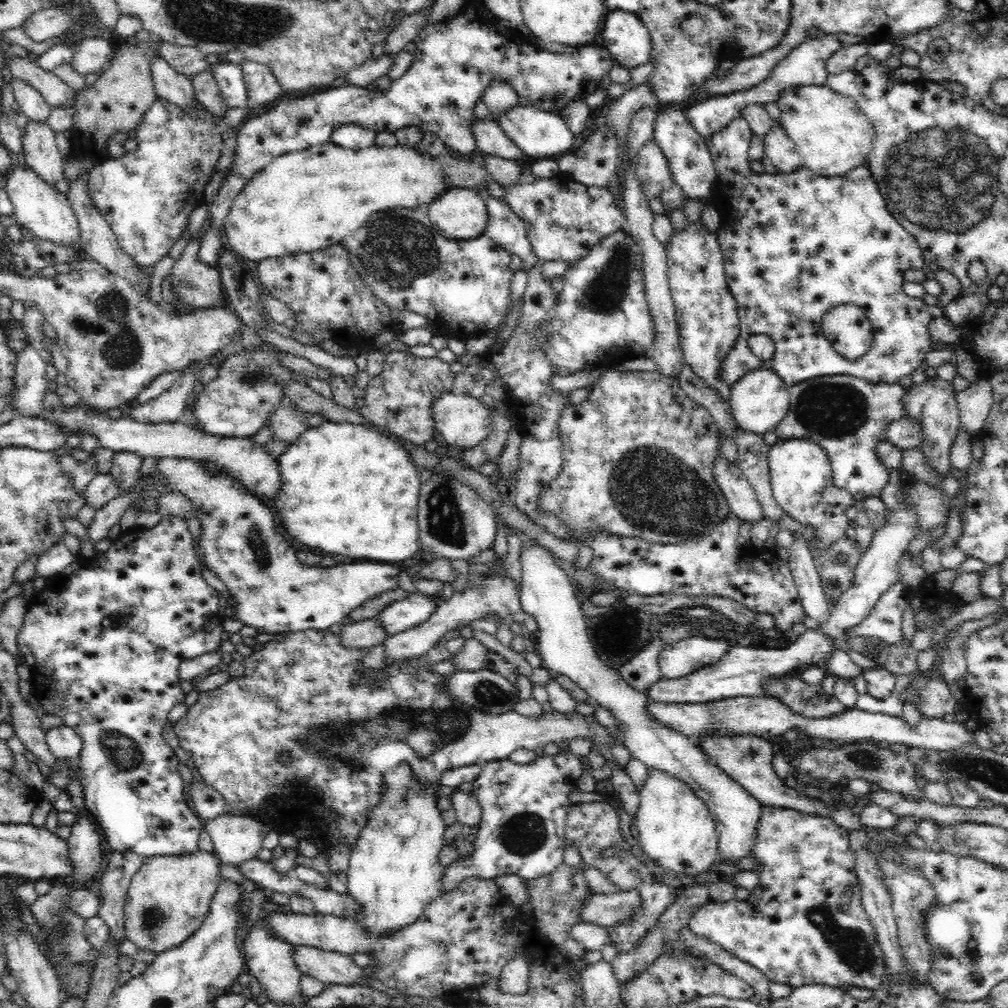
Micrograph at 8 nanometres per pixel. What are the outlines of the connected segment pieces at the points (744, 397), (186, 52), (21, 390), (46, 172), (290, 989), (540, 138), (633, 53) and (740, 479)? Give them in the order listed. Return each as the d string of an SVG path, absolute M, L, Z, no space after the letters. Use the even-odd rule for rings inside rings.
M760 368L756 371L745 373L743 378L731 386L729 406L735 424L742 431L764 435L773 431L775 426L786 416L789 408L789 392L784 381L776 373Z
M161 41L159 56L174 71L189 78L209 67L206 65L206 55L202 51L192 47L178 46Z
M25 349L18 354L16 362L14 404L20 416L33 418L43 409L43 400L47 391L46 363L38 351Z
M29 118L25 128L22 150L28 166L57 191L66 194L69 184L62 173L62 154L54 141L56 133L47 122Z
M260 922L248 932L242 947L245 958L246 970L258 978L262 991L269 1000L277 1004L300 1004L302 993L300 992L300 977L303 975L298 971L294 959L292 959L292 944L273 936Z
M517 104L510 110L492 118L500 125L504 134L514 142L526 156L537 160L551 160L568 153L574 144L573 130L560 118L560 115Z
M610 10L600 28L602 45L621 67L632 69L646 64L653 49L649 30L630 12Z
M722 453L718 454L712 462L712 477L731 514L735 514L741 522L756 523L762 519L756 493L736 462L730 462Z

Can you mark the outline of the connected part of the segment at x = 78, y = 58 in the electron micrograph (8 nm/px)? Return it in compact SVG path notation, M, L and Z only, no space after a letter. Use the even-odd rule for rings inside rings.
M102 37L84 38L74 49L71 67L82 76L90 72L99 73L106 67L113 54L110 42Z

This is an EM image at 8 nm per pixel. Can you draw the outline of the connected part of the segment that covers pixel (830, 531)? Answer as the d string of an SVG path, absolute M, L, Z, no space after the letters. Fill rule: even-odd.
M804 439L778 440L769 446L766 463L774 499L785 514L816 528L815 538L819 548L834 544L840 536L850 531L849 519L844 511L857 502L846 489L836 488L836 484L832 483L830 461L820 445Z

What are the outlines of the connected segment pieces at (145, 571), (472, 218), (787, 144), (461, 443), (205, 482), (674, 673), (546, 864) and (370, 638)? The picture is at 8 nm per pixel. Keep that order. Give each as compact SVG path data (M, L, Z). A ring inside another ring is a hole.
M179 516L162 517L155 526L147 529L122 530L120 536L113 539L109 548L104 552L98 552L92 558L78 558L67 569L50 577L47 582L39 584L32 598L27 599L27 611L25 619L17 635L17 645L20 653L31 652L35 656L35 663L30 666L30 681L33 689L33 704L42 707L44 714L56 715L62 721L62 725L71 726L81 735L83 747L77 761L77 780L82 786L84 797L84 809L96 820L96 824L104 834L104 840L110 845L111 851L131 851L142 858L156 856L184 856L196 853L198 840L203 827L202 820L192 812L186 798L184 798L184 782L178 771L180 762L162 735L162 730L168 720L168 713L173 706L184 702L186 693L180 687L178 666L184 660L190 660L203 654L215 653L222 641L224 632L222 622L222 598L221 594L212 586L208 586L201 576L201 567L193 549L194 541L188 531L186 521Z
M452 187L432 201L430 220L442 236L452 239L470 240L484 234L488 222L488 211L484 195L477 190Z
M770 120L770 130L762 136L762 142L764 148L761 157L768 157L775 164L778 172L788 174L803 166L796 145L780 122Z
M452 391L442 392L430 404L430 415L434 419L434 429L442 435L444 443L458 450L468 450L478 446L488 435L490 426L489 409L480 399Z
M162 458L159 459L157 464L157 472L160 472L167 478L171 490L181 492L184 496L187 496L189 502L193 503L193 508L197 508L197 518L201 522L201 540L200 548L202 554L204 554L204 562L216 573L216 576L222 580L226 585L229 592L232 592L231 596L236 600L236 614L235 618L243 622L246 626L252 626L256 628L259 634L276 634L276 632L298 632L305 631L306 629L312 629L313 631L323 631L330 628L332 624L338 624L352 612L353 608L358 608L363 602L372 600L372 597L380 596L383 592L400 588L399 586L399 573L400 571L390 565L390 563L375 563L374 561L354 562L354 564L340 564L336 566L312 566L312 568L320 568L320 572L316 570L310 570L308 566L300 564L300 561L296 559L296 549L292 548L290 542L286 542L286 538L278 532L278 526L276 526L276 518L274 514L264 506L264 501L257 497L253 493L248 493L243 485L238 480L231 478L227 473L221 473L217 477L210 476L208 472L204 471L204 468L200 466L198 461L192 460L192 458Z
M694 635L685 641L674 643L671 647L663 647L658 657L658 664L663 678L676 678L716 662L730 650L730 647L732 647L732 644L727 640L706 635Z
M569 749L559 750L555 755L547 753L535 755L534 760L528 764L516 764L509 758L481 763L480 775L472 781L470 791L473 796L476 796L482 810L479 832L470 837L472 853L464 859L459 856L455 862L443 869L440 894L450 892L470 877L494 881L495 878L505 874L516 874L524 880L530 880L546 876L554 868L558 868L563 862L566 848L563 836L566 832L568 810L572 806L569 796L577 790L578 780L584 775L582 758L570 752Z
M376 618L344 624L340 631L340 643L344 644L344 647L352 649L372 648L381 644L386 637Z

